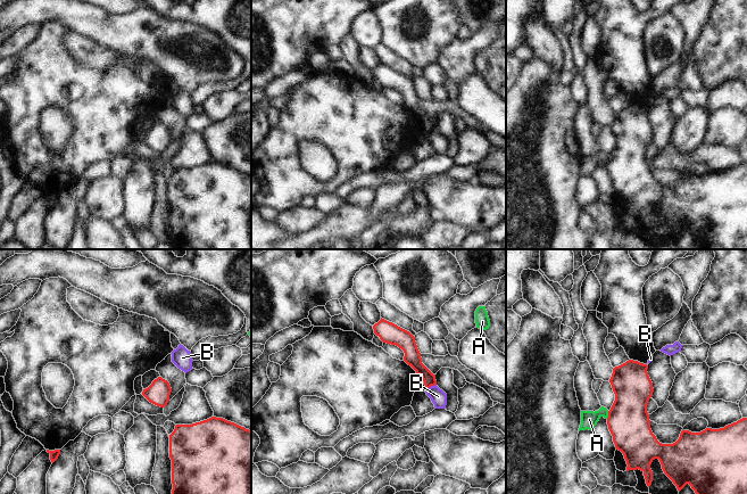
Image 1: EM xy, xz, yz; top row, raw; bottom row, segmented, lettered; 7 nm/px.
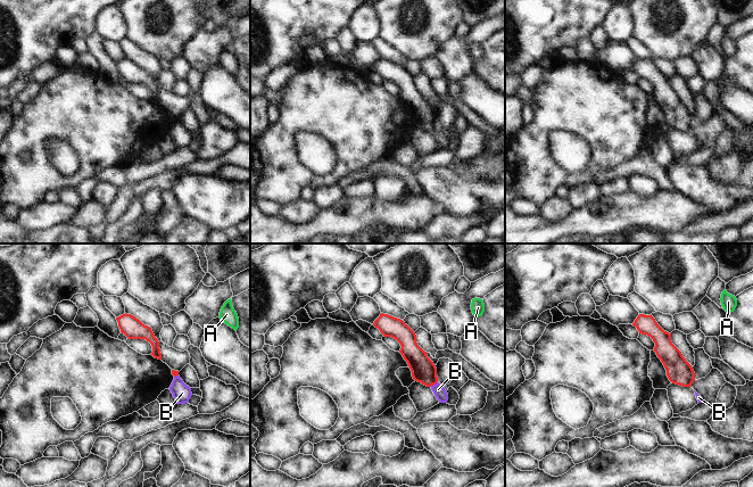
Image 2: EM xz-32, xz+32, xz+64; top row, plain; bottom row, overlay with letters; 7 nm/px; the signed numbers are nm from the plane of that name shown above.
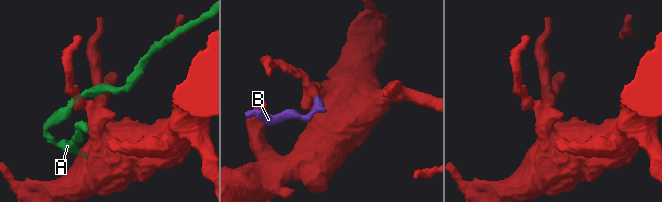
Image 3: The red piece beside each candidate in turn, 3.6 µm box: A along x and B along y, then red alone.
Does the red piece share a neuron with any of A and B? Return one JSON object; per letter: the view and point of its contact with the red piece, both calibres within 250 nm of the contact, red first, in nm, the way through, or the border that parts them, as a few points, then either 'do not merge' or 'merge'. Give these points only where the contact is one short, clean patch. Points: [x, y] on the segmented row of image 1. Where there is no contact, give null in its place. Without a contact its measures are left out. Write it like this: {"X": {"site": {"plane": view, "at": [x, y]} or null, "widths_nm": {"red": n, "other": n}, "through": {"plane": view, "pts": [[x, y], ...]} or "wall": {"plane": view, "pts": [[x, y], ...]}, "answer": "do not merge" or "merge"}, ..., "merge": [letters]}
{"A": {"site": {"plane": "yz", "at": [608, 414]}, "widths_nm": {"red": 300, "other": 120}, "wall": {"plane": "yz", "pts": [[608, 411], [606, 418]]}, "answer": "do not merge"}, "B": {"site": {"plane": "xz", "at": [431, 385]}, "widths_nm": {"red": 110, "other": 110}, "wall": {"plane": "xz", "pts": [[436, 384], [426, 389]]}, "answer": "do not merge"}, "merge": []}

